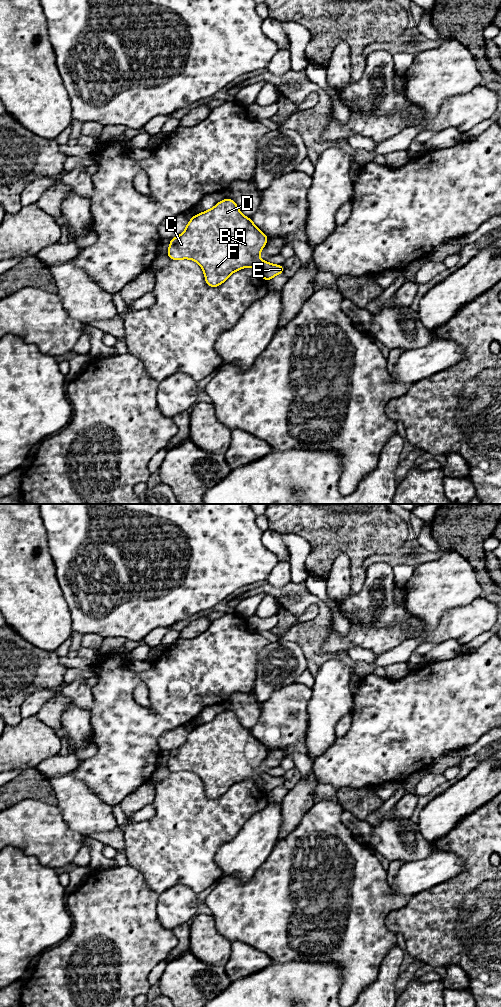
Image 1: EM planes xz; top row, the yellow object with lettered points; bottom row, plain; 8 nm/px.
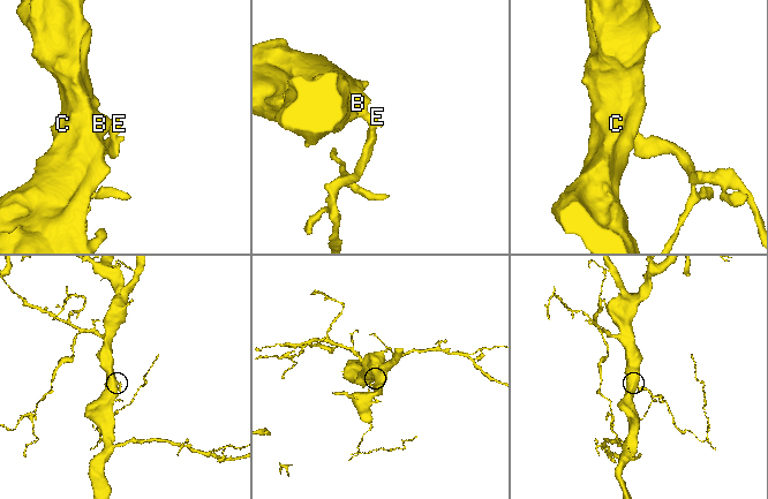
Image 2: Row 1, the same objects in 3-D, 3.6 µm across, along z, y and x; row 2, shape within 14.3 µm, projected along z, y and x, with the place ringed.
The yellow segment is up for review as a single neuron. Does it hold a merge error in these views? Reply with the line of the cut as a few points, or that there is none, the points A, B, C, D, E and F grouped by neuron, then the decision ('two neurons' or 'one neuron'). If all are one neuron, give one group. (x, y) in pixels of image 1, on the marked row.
no cut | A B C D E F | one neuron

